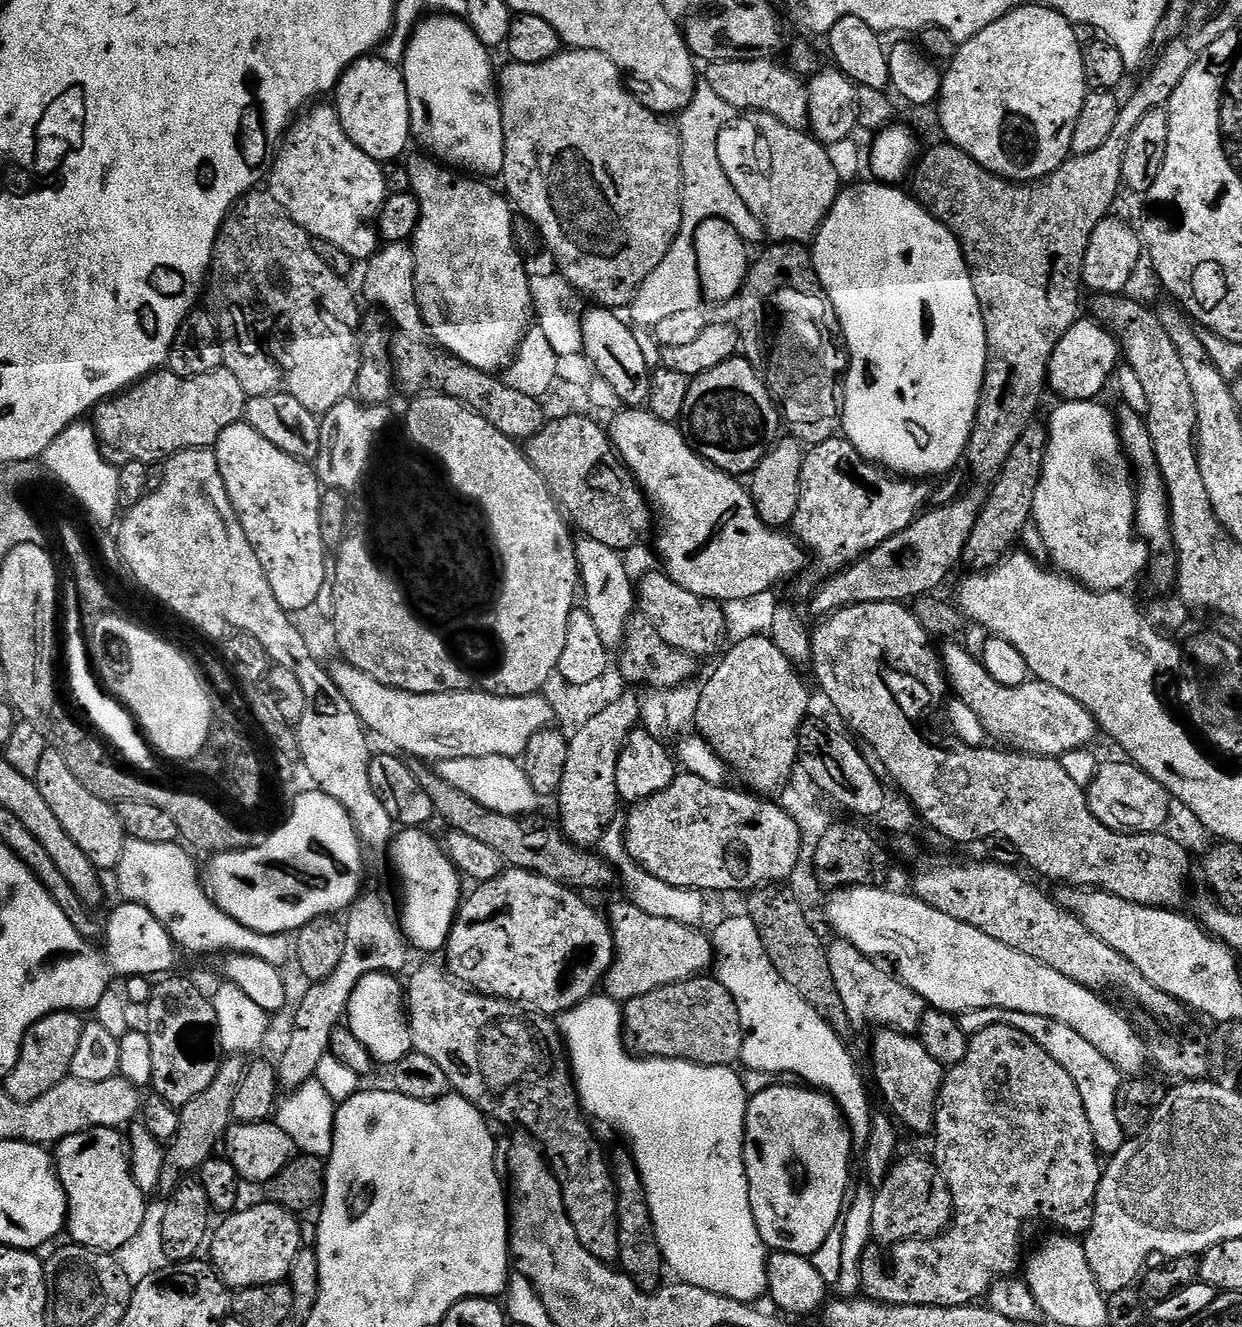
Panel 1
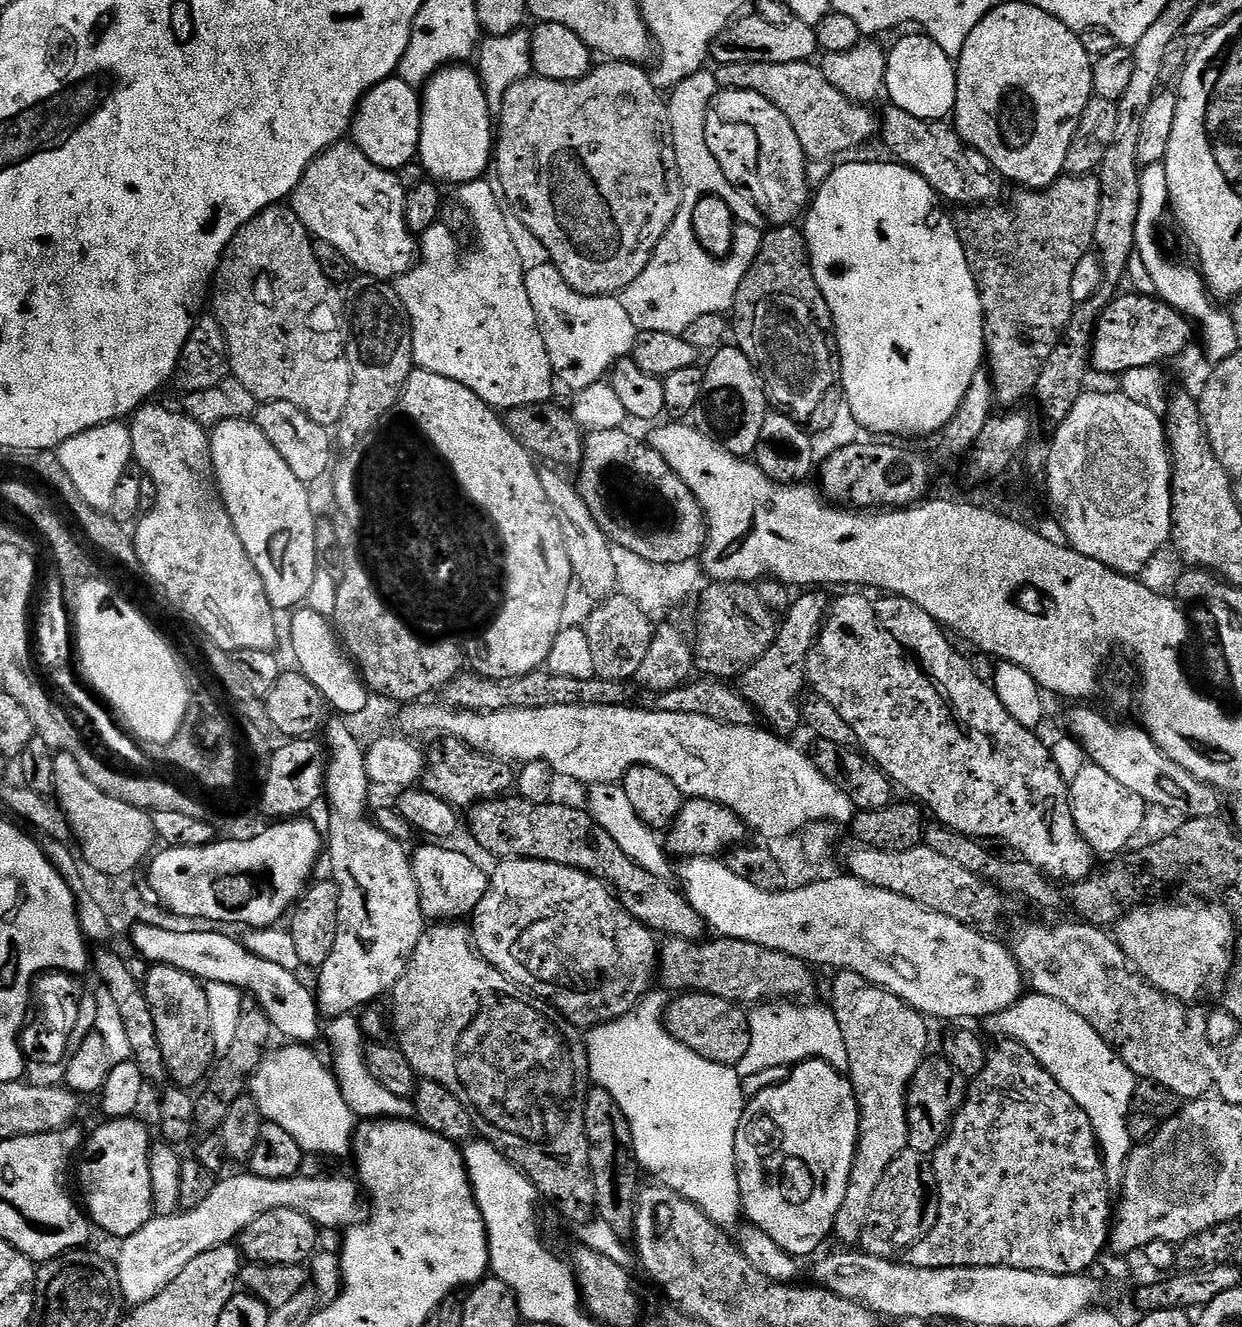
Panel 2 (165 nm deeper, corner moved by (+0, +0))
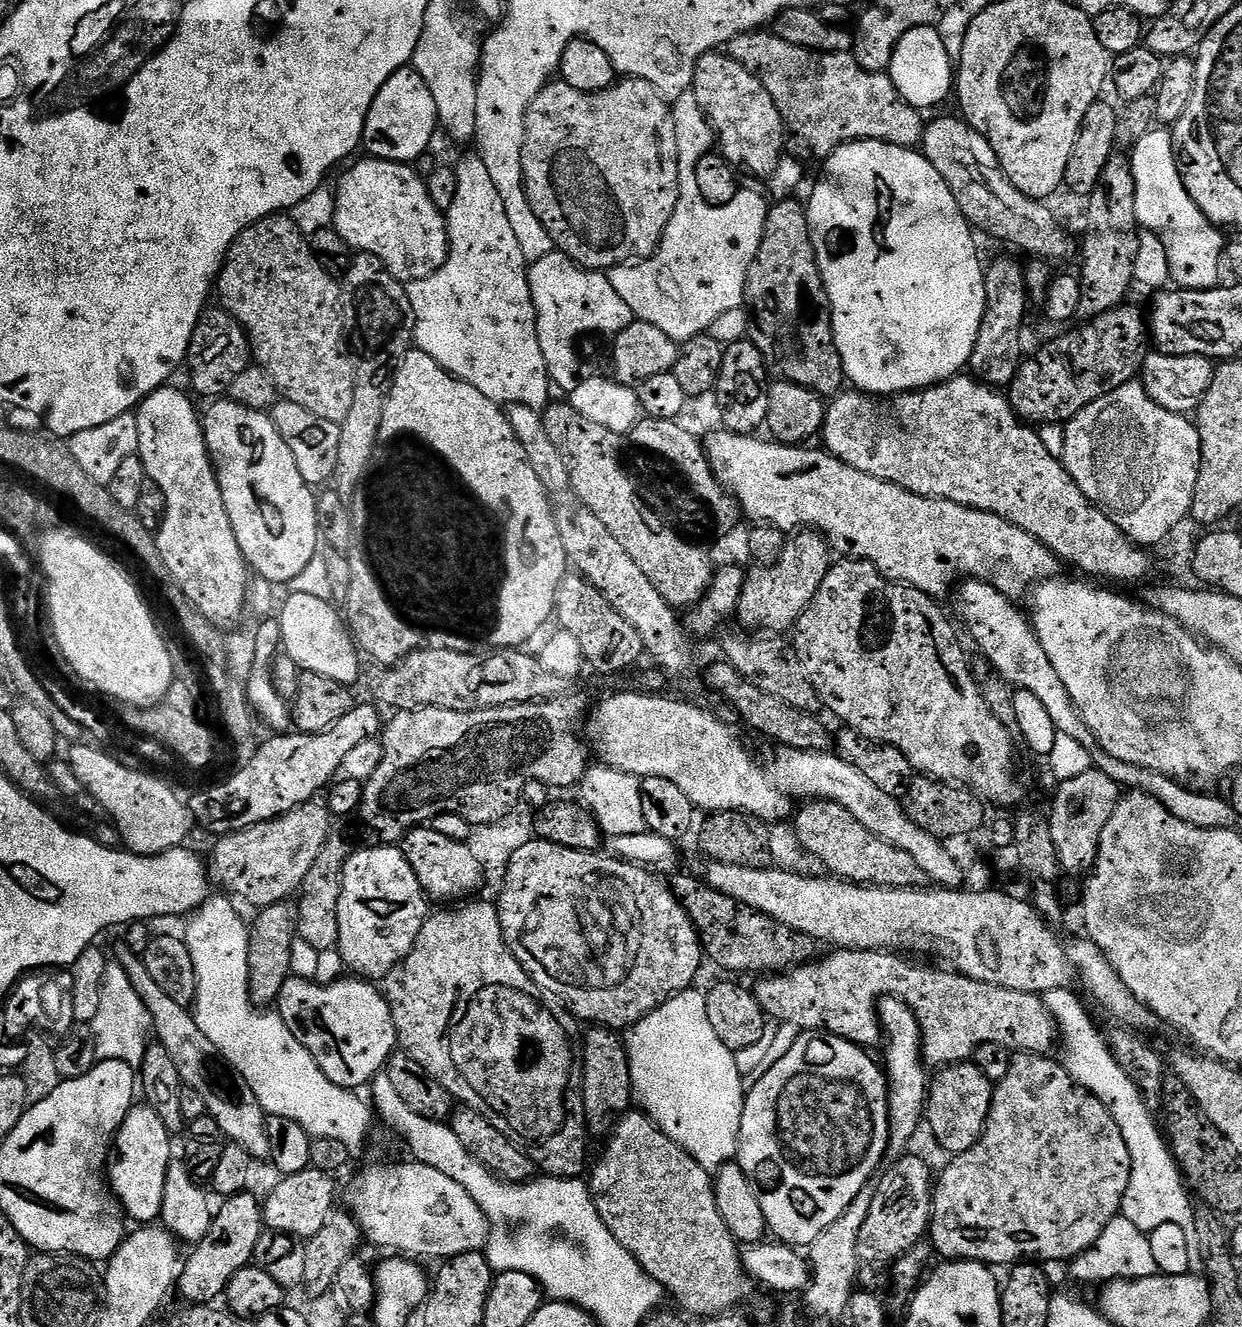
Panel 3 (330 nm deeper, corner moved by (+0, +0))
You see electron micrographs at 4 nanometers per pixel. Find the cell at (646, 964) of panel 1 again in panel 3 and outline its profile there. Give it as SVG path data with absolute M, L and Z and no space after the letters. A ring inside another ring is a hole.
M832 950L821 964L809 962L799 965L783 974L768 974L754 987L756 1001L760 1003L765 1017L776 1019L780 1024L800 1028L801 1033L829 1032L840 1036L852 1044L879 1045L882 1029L878 1015L878 1002L886 996L895 996L903 1004L908 1004L920 1023L922 1059L925 1065L939 1070L945 1066L971 1061L978 1046L997 1044L1013 1054L1048 1056L1051 1048L1058 1044L1058 1031L1055 1018L1044 1005L1043 999L1035 992L1010 990L997 984L987 984L961 976L955 971L935 972L908 960L899 960L899 955L888 950L861 952L859 950Z

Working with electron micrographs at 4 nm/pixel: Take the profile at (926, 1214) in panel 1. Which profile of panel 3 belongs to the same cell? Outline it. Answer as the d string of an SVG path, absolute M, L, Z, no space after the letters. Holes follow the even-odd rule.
M904 1154L884 1177L875 1185L874 1202L862 1230L858 1234L858 1258L865 1264L891 1265L900 1256L925 1239L932 1219L932 1194L934 1172L928 1169L924 1160L913 1154Z

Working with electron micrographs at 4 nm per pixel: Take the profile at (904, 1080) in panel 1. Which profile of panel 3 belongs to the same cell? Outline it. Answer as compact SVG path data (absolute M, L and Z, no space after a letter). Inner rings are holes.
M975 1062L945 1066L931 1077L926 1101L926 1124L932 1127L932 1136L948 1151L959 1154L979 1142L992 1105L992 1081L978 1070Z

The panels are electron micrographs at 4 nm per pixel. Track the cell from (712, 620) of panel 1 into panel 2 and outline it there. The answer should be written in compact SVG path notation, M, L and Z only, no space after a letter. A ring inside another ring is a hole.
M712 582L700 602L700 640L695 645L695 667L708 678L719 678L725 682L743 676L744 671L774 641L778 631L778 616L759 600L757 589L751 583L725 584Z

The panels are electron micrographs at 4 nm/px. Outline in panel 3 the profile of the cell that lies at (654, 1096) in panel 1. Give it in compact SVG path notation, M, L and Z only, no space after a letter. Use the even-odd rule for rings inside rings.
M693 986L677 996L671 996L665 1004L660 1004L651 1014L632 1025L626 1036L626 1049L635 1103L661 1132L665 1132L682 1150L689 1152L703 1168L715 1170L737 1159L746 1093L743 1076L735 1065L736 1053L721 1042L714 1026L710 1026L708 997L698 989Z

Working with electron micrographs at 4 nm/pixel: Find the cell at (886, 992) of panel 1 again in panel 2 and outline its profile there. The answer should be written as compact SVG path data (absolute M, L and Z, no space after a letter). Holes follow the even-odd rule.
M840 970L835 973L835 976L830 1007L833 1014L837 1016L843 1037L846 1038L846 1049L849 1054L849 1066L846 1072L851 1079L852 1089L856 1092L856 1101L860 1107L860 1146L856 1164L852 1168L852 1182L846 1190L840 1215L836 1217L834 1232L837 1237L840 1235L848 1243L845 1245L852 1246L864 1235L864 1227L868 1225L868 1215L872 1210L874 1196L881 1182L889 1172L893 1171L897 1163L895 1160L903 1152L909 1151L908 1087L912 1085L912 1079L916 1077L916 1072L924 1065L929 1055L929 1021L915 1008L911 1008L901 996L879 988L877 984L870 983L858 974Z

